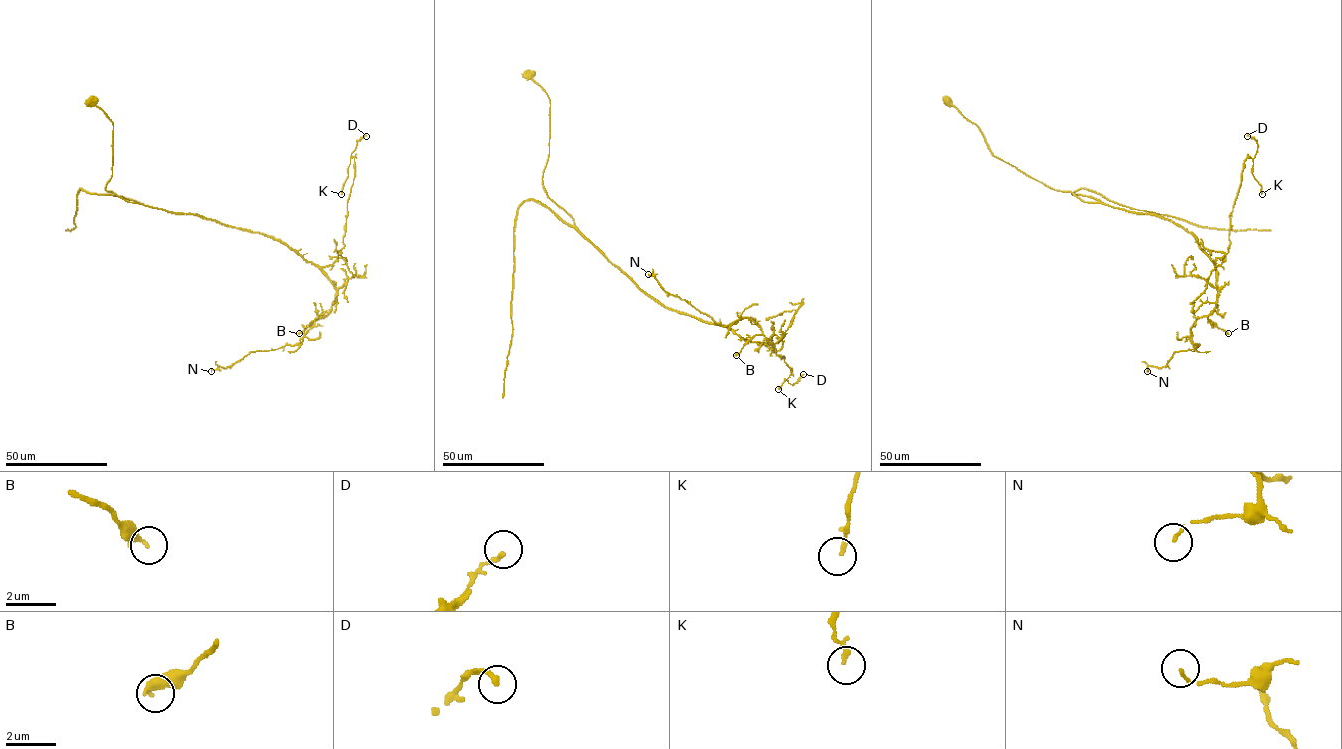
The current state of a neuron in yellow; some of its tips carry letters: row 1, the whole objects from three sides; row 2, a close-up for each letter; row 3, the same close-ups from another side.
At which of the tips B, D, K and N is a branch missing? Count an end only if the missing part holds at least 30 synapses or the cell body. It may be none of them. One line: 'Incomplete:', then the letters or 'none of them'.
Incomplete: none of them

